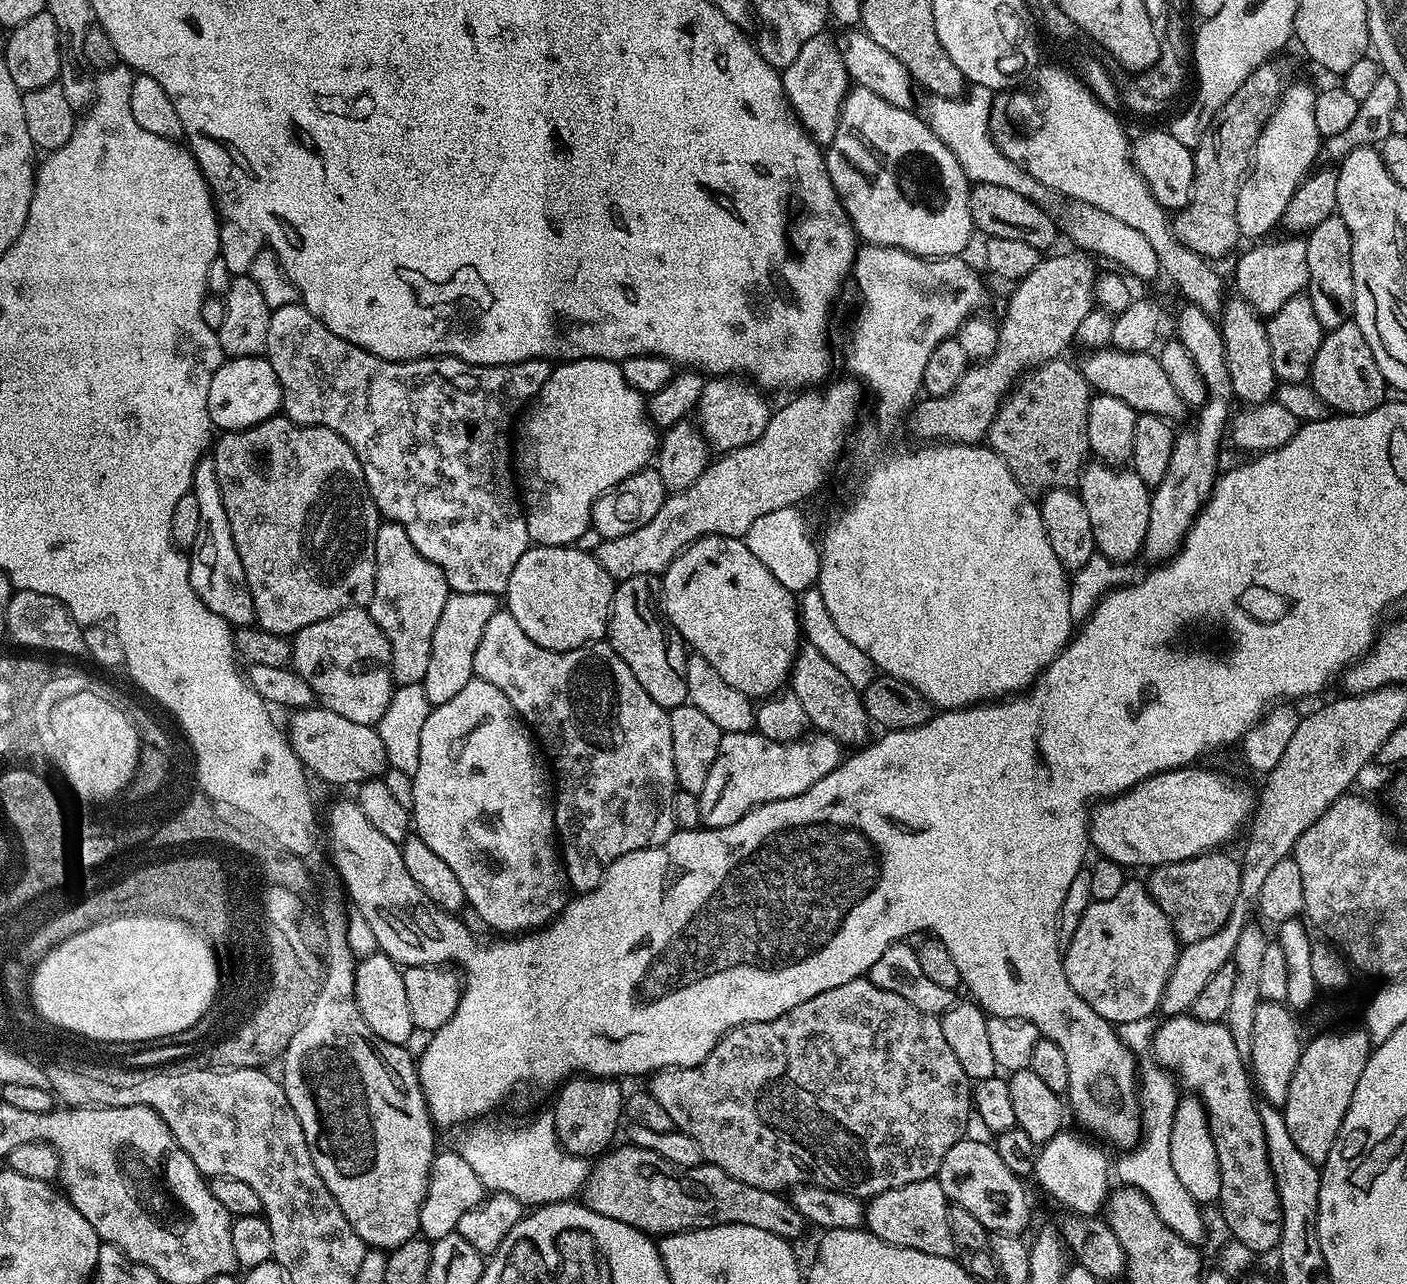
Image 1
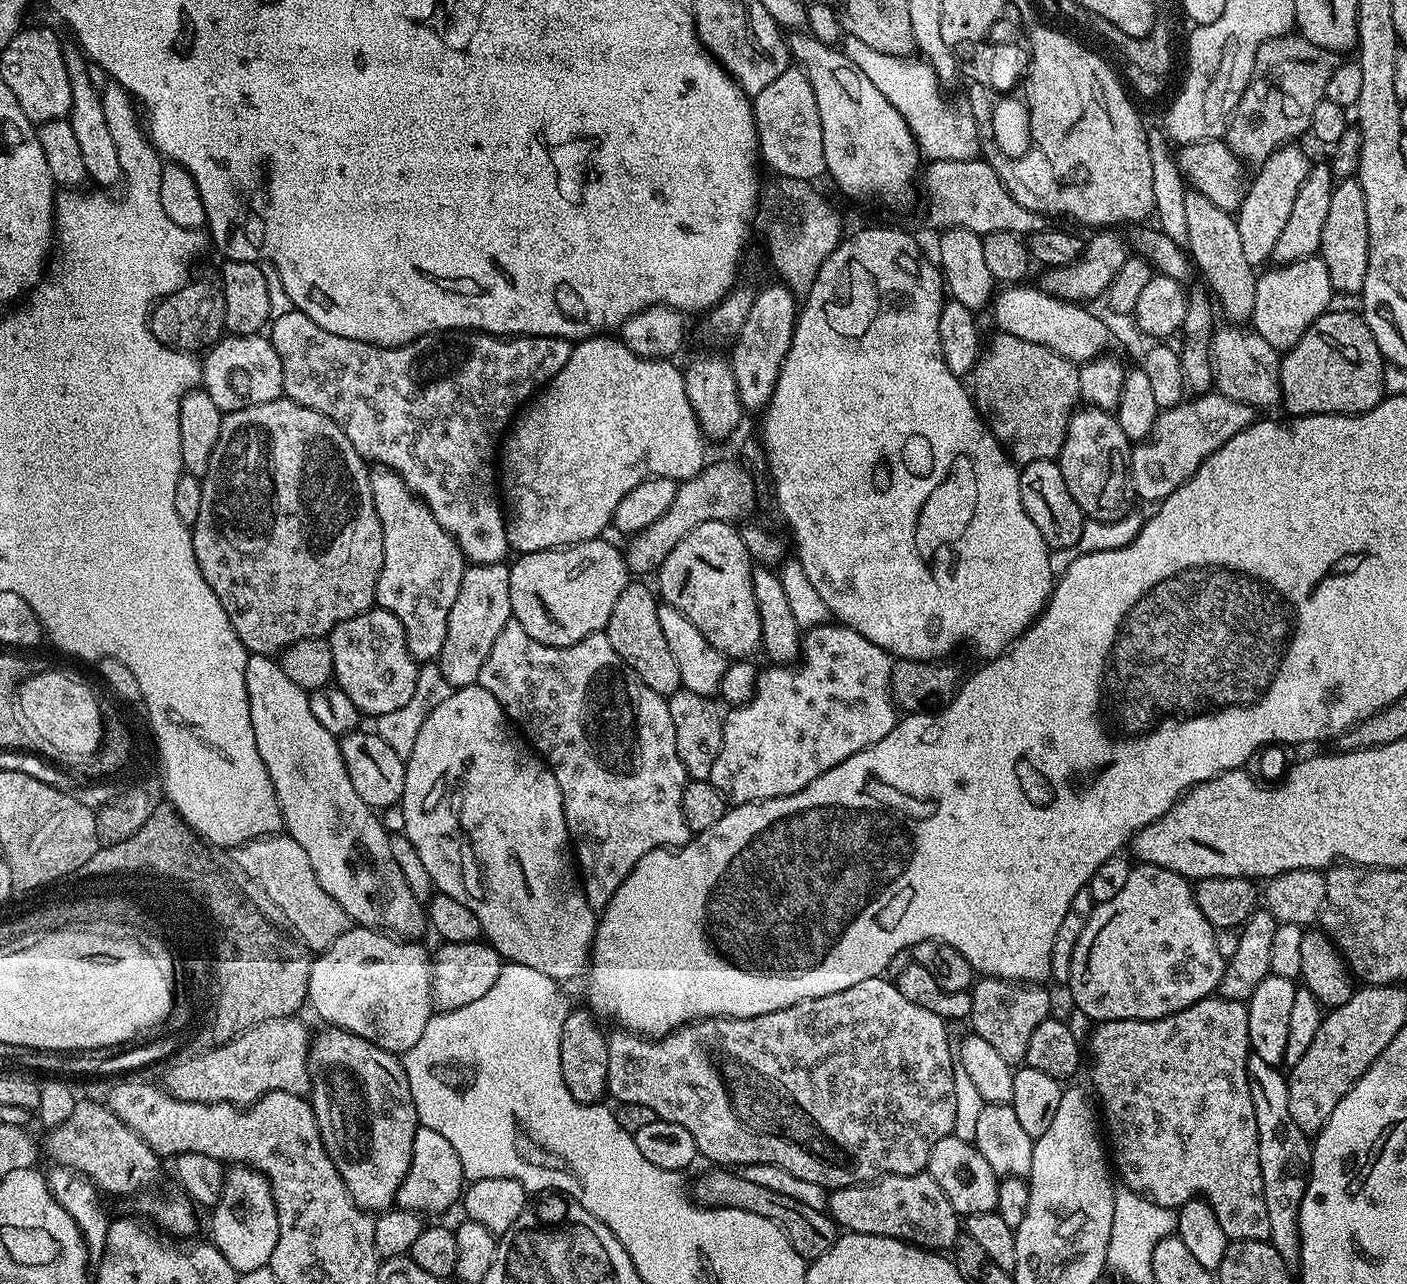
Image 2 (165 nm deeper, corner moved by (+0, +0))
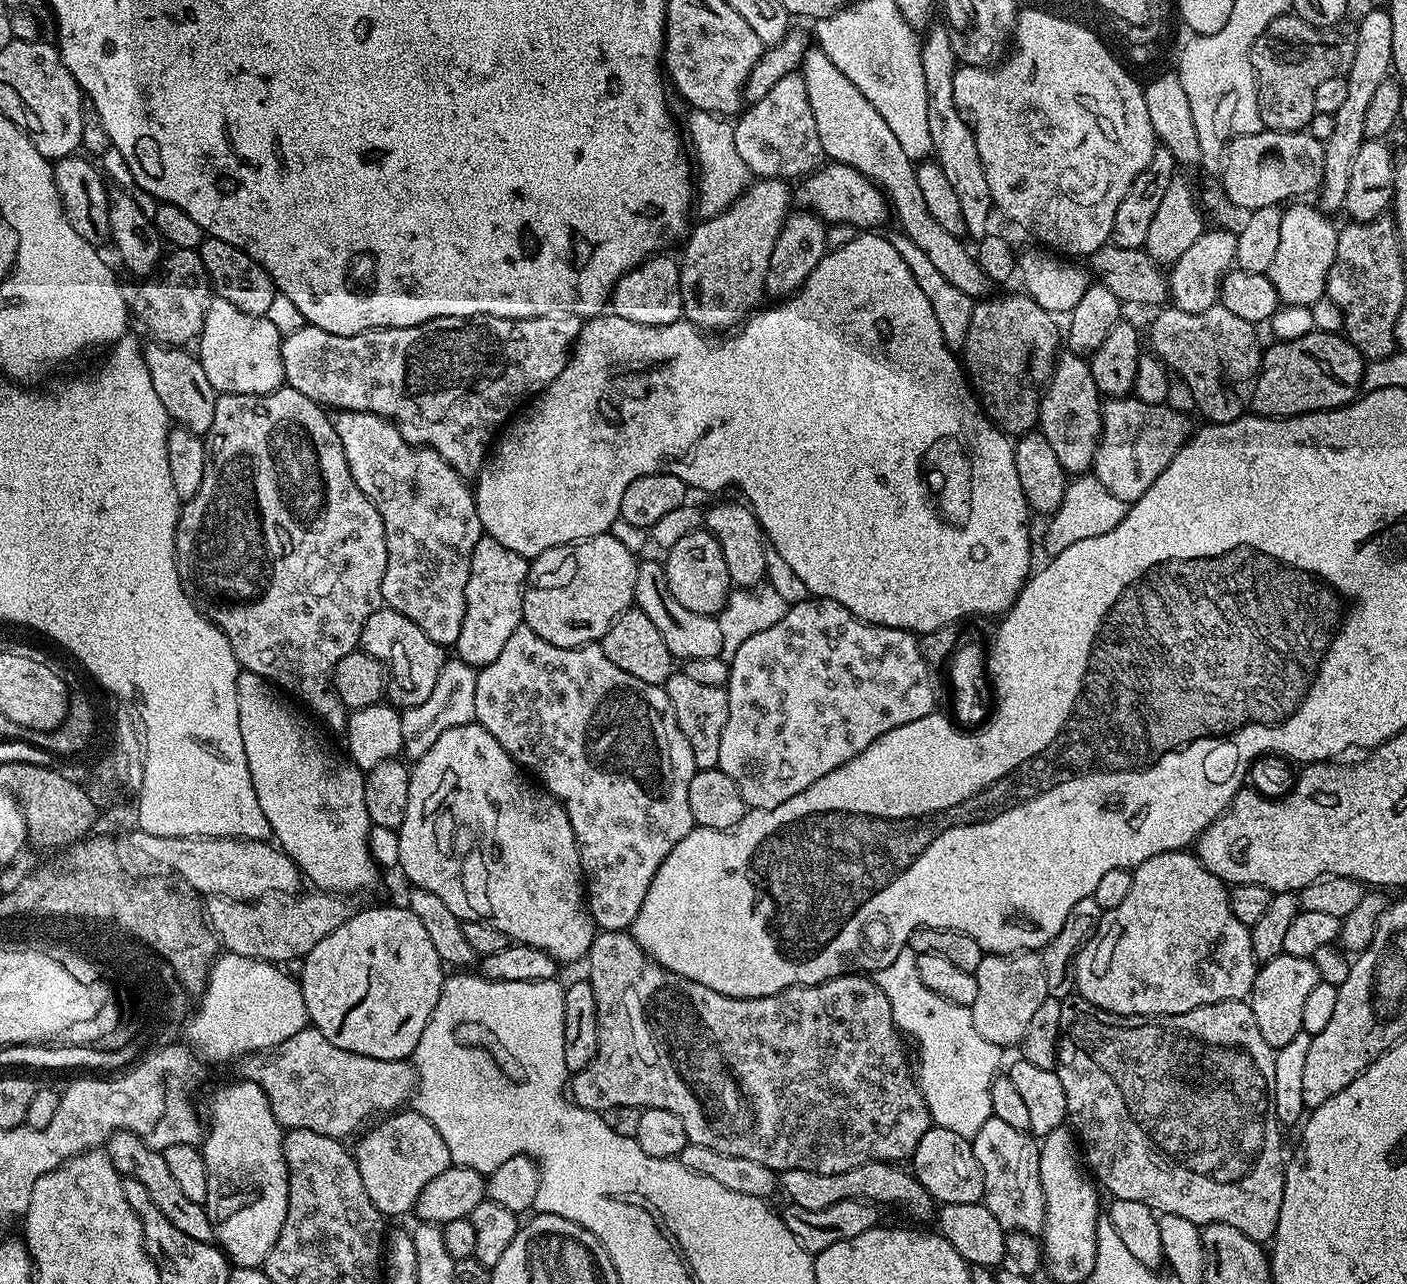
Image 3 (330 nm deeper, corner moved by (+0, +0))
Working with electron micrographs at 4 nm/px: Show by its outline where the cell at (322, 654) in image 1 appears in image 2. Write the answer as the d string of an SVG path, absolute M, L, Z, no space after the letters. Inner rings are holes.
M373 606L369 612L338 622L326 637L332 655L335 687L343 690L365 717L375 718L406 706L414 694L418 662L406 646L402 622L385 608Z

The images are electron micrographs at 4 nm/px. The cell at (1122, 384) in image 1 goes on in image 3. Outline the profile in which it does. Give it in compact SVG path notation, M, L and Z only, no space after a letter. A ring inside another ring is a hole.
M819 50L807 52L802 61L802 75L806 82L806 98L810 98L810 110L814 110L814 126L818 126L818 142L822 142L825 157L838 164L848 164L880 187L888 197L891 215L894 220L896 216L897 222L900 223L897 224L899 231L904 232L906 238L910 238L910 242L915 242L926 253L926 258L930 258L934 267L953 286L958 286L958 290L962 290L962 294L973 298L987 297L988 288L990 289L987 274L981 270L970 248L964 245L965 241L950 234L950 230L945 230L930 214L930 209L922 199L922 189L918 187L916 164L906 154L906 150L902 150L902 145L898 143L898 138L894 138L890 126L886 126L886 118L882 118L882 114L878 114L878 110L874 110L874 106L866 102L862 90L858 90L858 86L854 86L854 82L850 82L850 78L846 78L846 74L842 74L842 70L838 70L838 66L834 66L834 62L830 62L830 58L826 58L824 52Z

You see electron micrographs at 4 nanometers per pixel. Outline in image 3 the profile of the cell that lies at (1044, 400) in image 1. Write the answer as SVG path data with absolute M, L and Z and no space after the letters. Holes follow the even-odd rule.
M1027 294L992 299L984 298L972 305L970 330L966 330L966 342L962 349L962 364L989 420L1009 437L1019 438L1040 423L1040 397L1052 377L1056 357L1062 348L1062 328L1056 325L1058 320L1055 315L1038 306L1038 302Z

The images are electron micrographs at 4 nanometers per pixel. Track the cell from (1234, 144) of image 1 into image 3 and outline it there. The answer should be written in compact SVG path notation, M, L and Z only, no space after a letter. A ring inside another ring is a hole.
M1277 16L1266 26L1250 49L1252 69L1256 72L1258 114L1270 132L1298 132L1307 129L1316 115L1314 90L1335 76L1347 77L1354 62L1356 38L1351 31L1325 30L1307 24L1301 16Z

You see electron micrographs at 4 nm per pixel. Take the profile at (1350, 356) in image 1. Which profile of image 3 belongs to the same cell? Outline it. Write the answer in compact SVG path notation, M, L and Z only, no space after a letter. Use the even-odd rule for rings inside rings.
M1313 330L1302 338L1276 340L1263 349L1260 357L1260 372L1252 388L1250 408L1255 415L1283 418L1301 416L1307 412L1329 412L1331 408L1343 408L1361 395L1364 383L1364 355L1354 347L1347 335L1336 332Z

